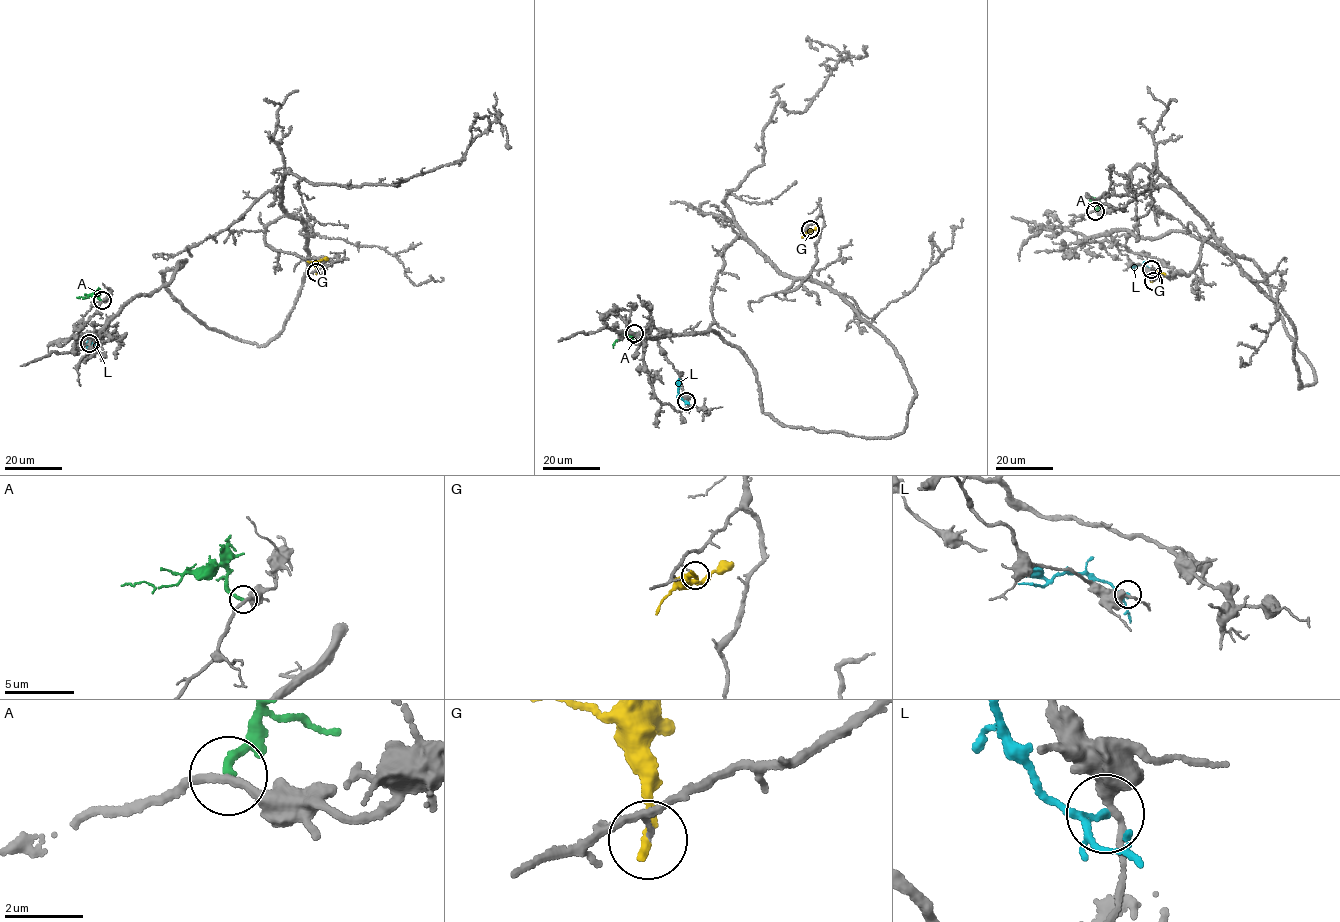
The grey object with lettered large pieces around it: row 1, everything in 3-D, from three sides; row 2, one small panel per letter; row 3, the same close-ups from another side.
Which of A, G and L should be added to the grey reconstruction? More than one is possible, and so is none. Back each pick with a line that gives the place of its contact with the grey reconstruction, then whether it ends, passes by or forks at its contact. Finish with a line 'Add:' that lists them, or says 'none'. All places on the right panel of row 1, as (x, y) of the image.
Add: none

